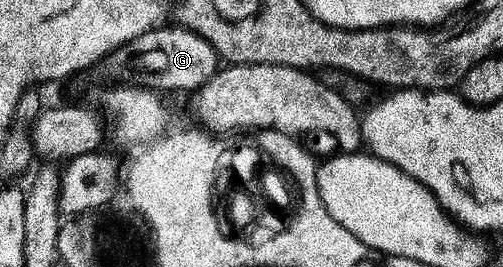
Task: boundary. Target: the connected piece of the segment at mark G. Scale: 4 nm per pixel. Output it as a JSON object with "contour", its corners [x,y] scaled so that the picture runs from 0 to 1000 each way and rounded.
{"contour":[[[358,94],[328,97],[306,112],[308,184],[288,195],[284,217],[276,213],[264,236],[268,270],[284,270],[282,322],[314,348],[330,348],[328,341],[380,348],[398,337],[400,322],[437,255],[437,210],[408,142],[396,139],[386,116]]]}

